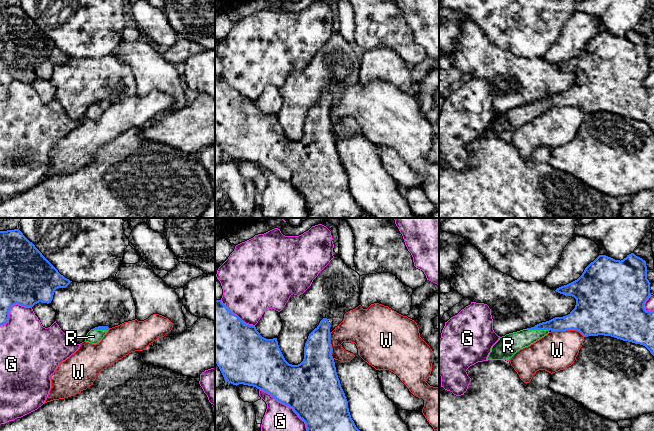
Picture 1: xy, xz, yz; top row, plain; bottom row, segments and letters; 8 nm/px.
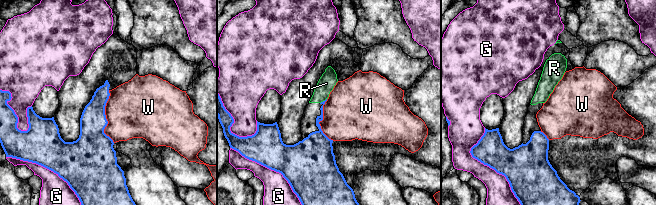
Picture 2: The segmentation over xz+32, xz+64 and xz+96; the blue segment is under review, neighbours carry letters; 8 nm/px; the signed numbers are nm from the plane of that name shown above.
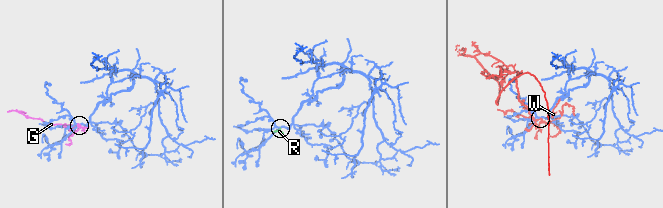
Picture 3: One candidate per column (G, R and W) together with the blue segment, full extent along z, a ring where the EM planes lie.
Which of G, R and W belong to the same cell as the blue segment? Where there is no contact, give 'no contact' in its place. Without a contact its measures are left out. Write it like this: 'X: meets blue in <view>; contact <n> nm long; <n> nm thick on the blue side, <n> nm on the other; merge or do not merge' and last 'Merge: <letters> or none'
G: meets blue in xz; contact 600 nm long; 460 nm thick on the blue side, 360 nm on the other; do not merge
R: meets blue in yz; contact 180 nm long; 120 nm thick on the blue side, 160 nm on the other; merge
W: meets blue in yz; contact 280 nm long; 340 nm thick on the blue side, 320 nm on the other; do not merge
Merge: R

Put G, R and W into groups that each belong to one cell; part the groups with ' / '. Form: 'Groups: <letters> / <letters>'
Groups: G / R / W

